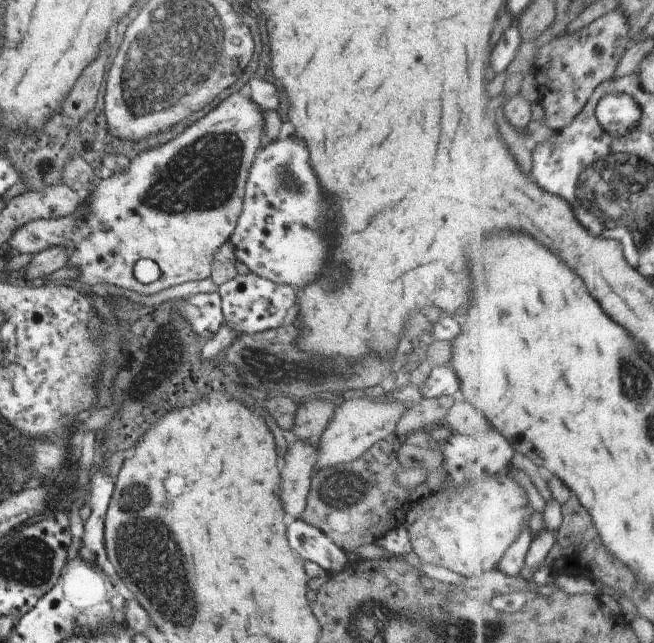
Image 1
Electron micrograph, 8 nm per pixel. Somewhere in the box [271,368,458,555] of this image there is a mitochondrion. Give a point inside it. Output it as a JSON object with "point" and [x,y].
{"point":[340,491]}

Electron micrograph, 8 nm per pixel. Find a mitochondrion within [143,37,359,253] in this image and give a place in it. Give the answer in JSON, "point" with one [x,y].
{"point":[289,182]}

